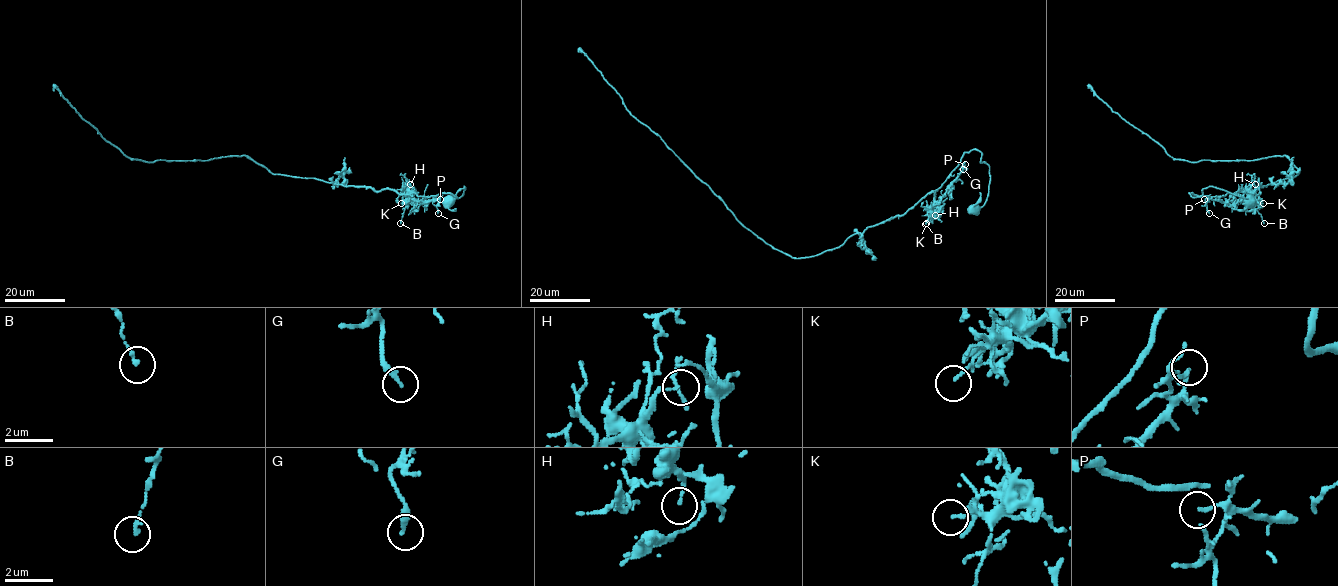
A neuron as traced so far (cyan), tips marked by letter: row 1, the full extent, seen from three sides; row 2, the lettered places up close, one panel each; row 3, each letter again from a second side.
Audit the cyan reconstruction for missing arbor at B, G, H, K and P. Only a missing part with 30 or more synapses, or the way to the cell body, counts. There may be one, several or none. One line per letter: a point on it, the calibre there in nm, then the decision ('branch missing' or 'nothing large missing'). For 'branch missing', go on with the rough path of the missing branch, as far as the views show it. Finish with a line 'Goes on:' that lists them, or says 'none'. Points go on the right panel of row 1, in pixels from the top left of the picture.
B: at (1264, 223); 130 nm thick; nothing large missing
G: at (1209, 213); 260 nm thick; nothing large missing
H: at (1255, 184); 80 nm thick; nothing large missing
K: at (1263, 203); 120 nm thick; nothing large missing
P: at (1204, 199); 130 nm thick; nothing large missing
Goes on: none

